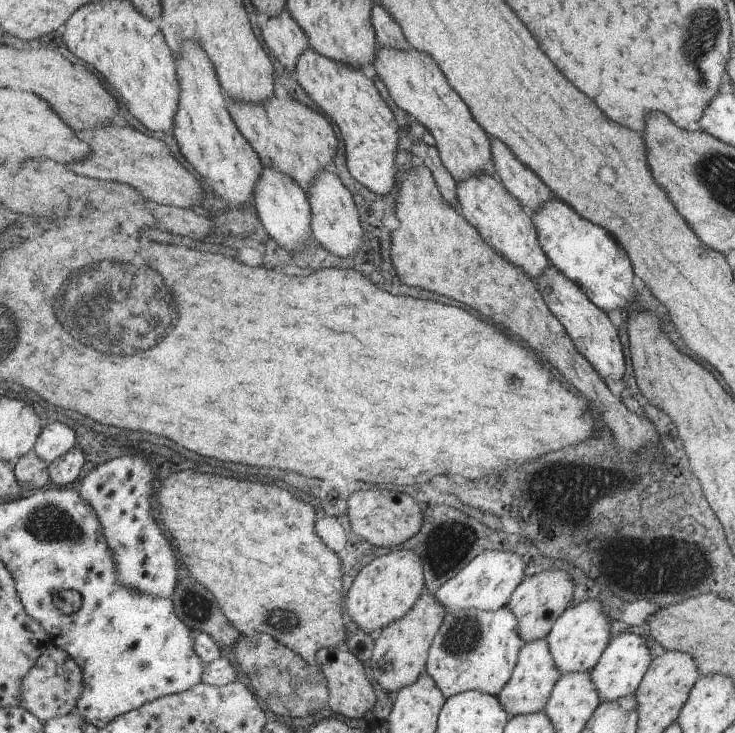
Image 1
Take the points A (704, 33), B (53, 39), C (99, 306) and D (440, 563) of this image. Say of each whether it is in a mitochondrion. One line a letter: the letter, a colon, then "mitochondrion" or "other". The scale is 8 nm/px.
A: mitochondrion
B: other
C: mitochondrion
D: mitochondrion

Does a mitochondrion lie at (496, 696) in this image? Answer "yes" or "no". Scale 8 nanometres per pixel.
no

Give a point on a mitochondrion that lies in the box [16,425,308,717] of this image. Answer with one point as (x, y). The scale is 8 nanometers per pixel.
(48, 521)

